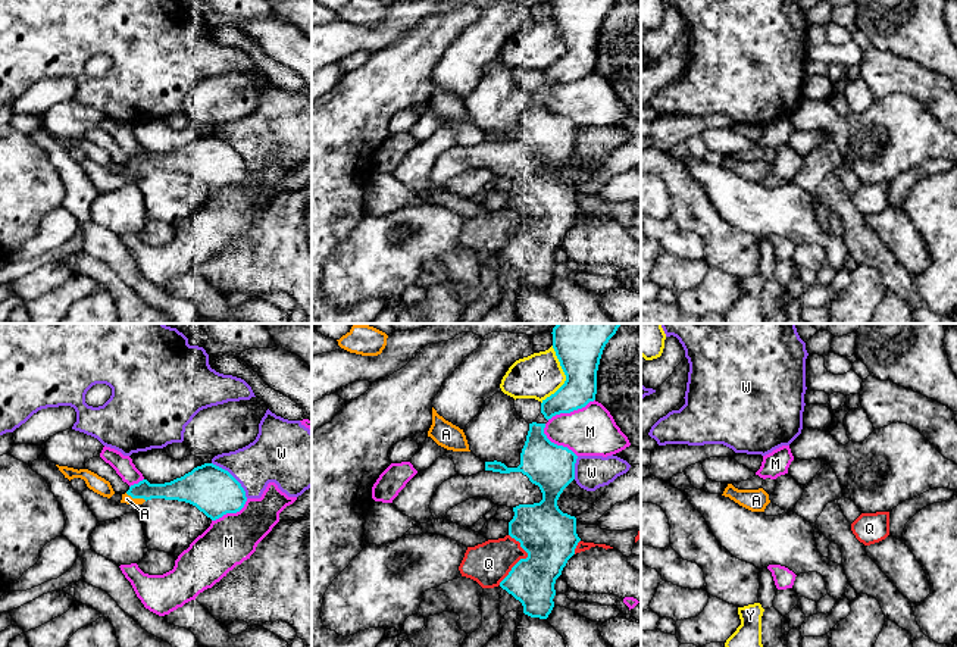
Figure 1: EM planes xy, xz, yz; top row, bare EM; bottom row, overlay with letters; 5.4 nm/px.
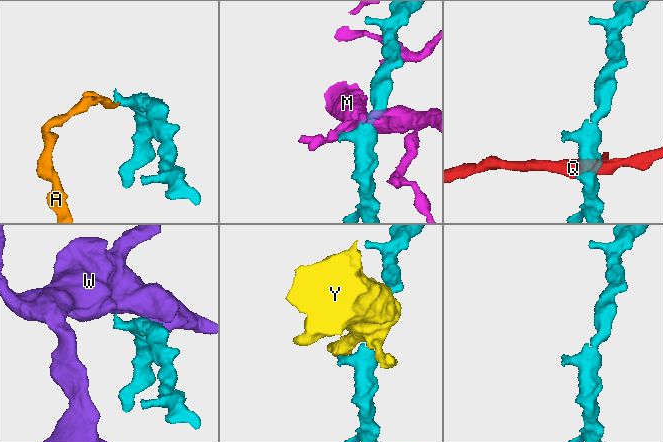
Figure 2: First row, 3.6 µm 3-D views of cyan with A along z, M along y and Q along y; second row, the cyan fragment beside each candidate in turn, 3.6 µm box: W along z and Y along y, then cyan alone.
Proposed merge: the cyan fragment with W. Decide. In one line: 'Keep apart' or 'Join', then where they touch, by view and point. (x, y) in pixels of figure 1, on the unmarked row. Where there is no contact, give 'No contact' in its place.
Keep apart. Touches cyan at xy (233, 147)

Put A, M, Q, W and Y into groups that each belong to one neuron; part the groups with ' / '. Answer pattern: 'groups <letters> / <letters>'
groups A / M / Q / W / Y

